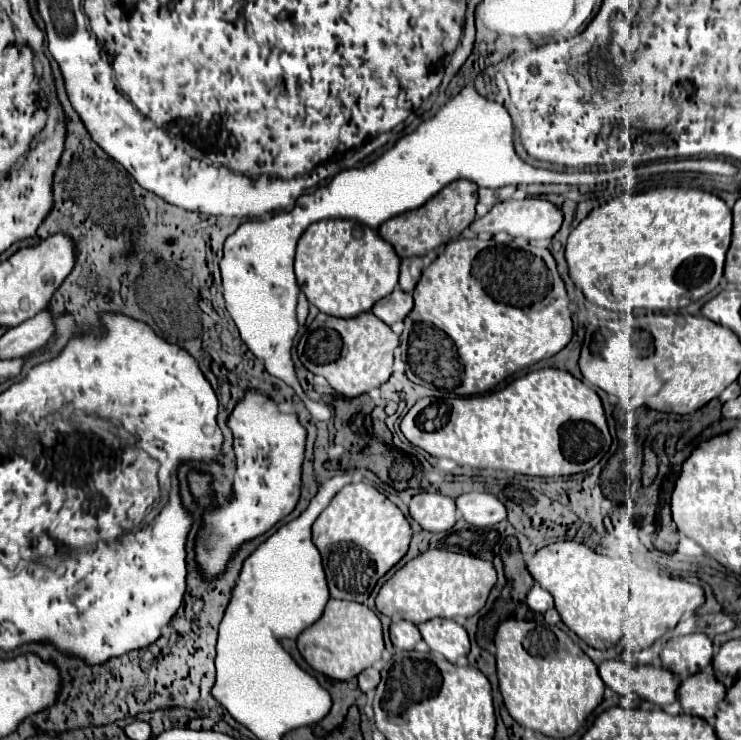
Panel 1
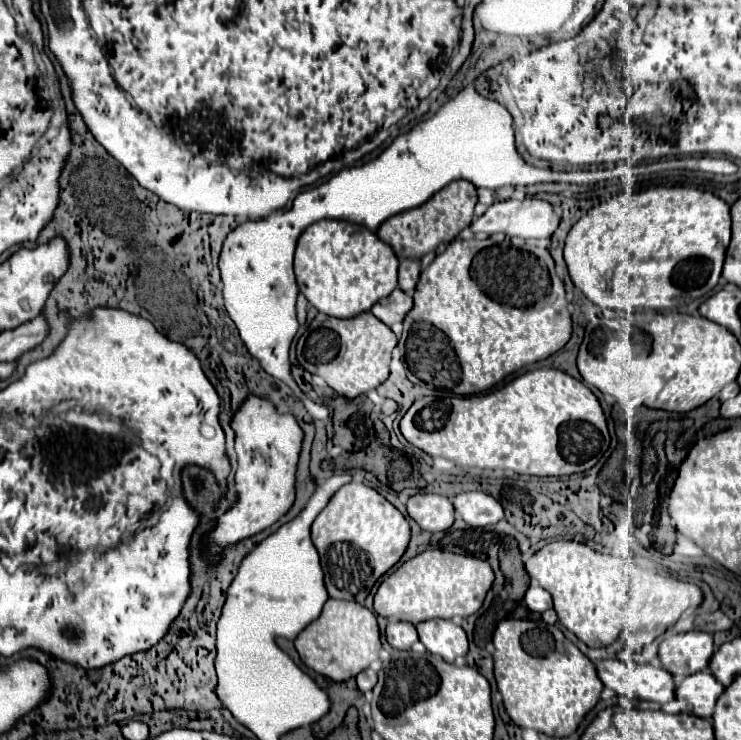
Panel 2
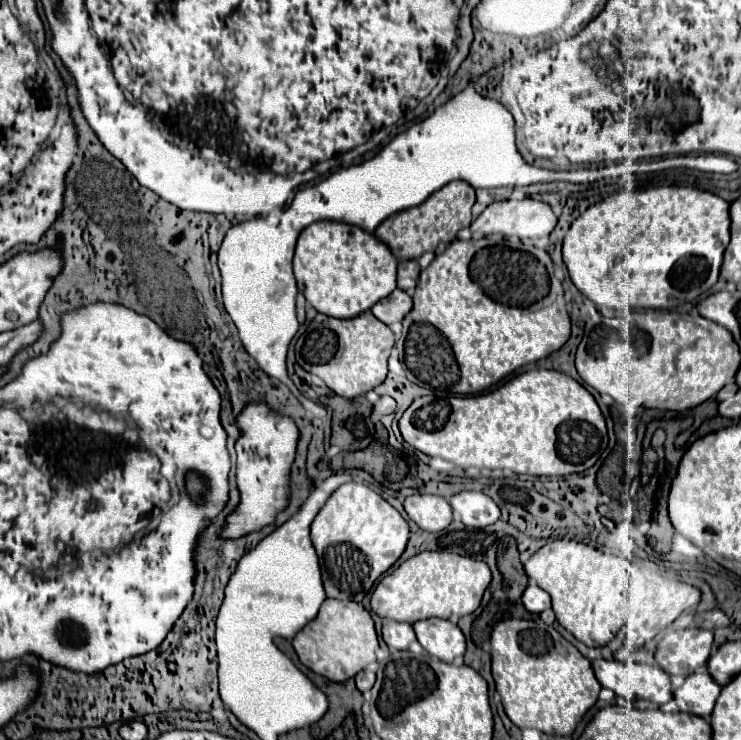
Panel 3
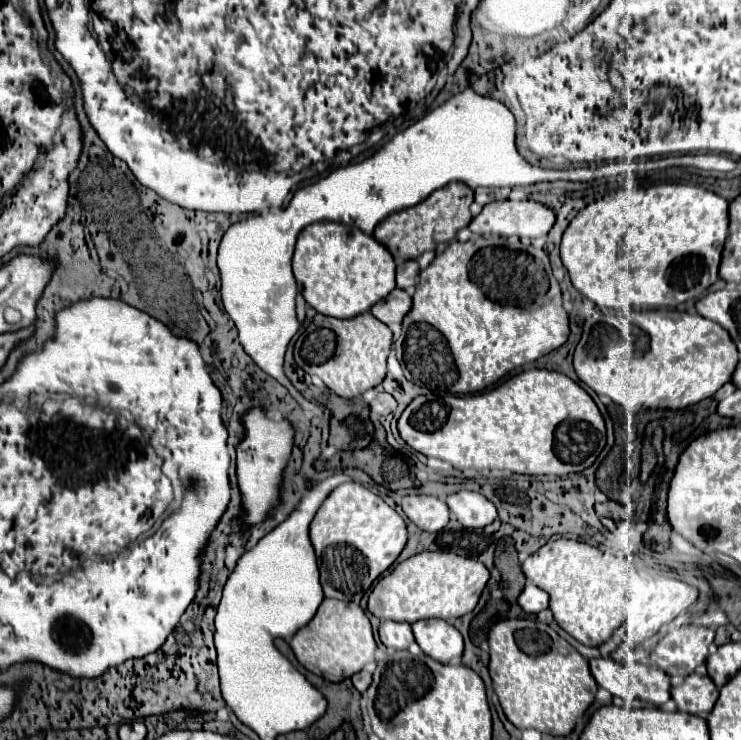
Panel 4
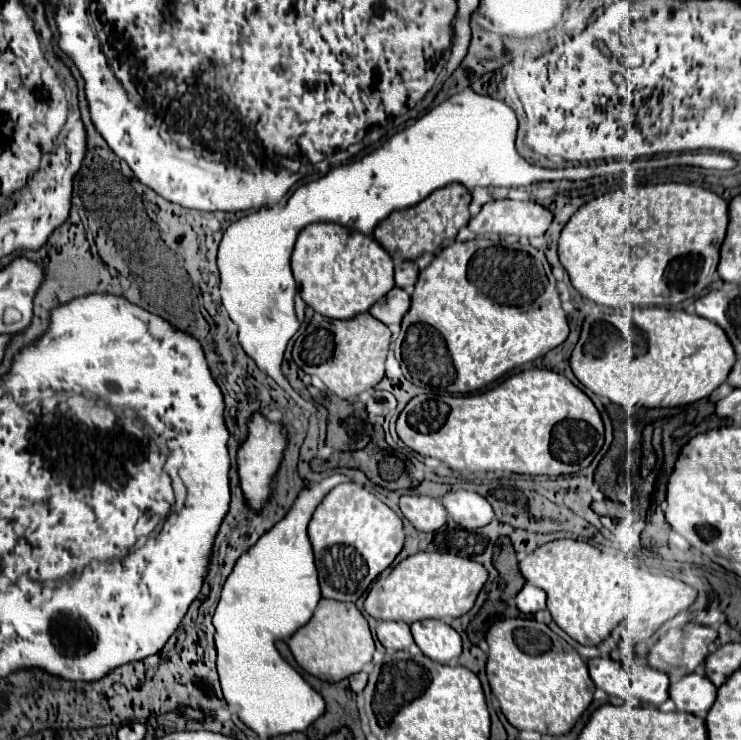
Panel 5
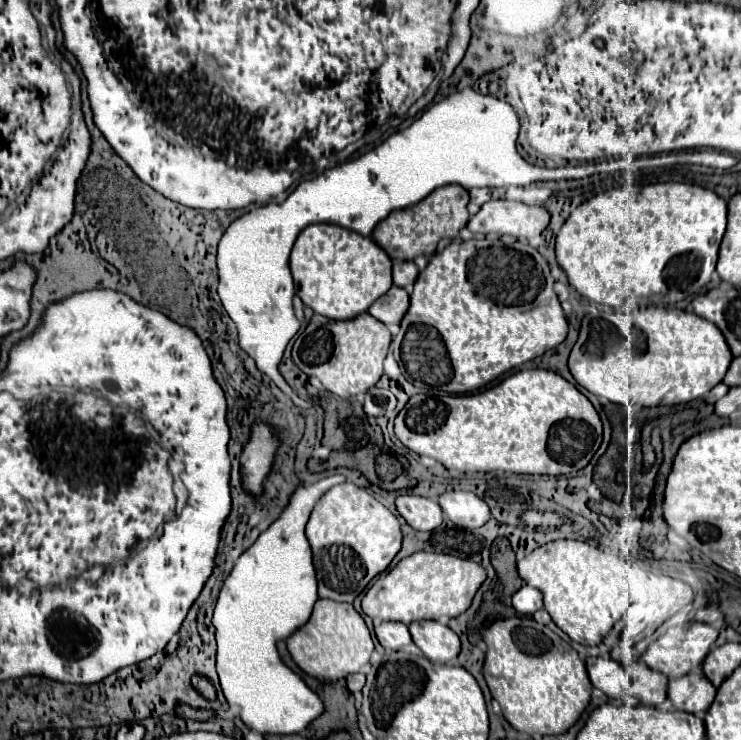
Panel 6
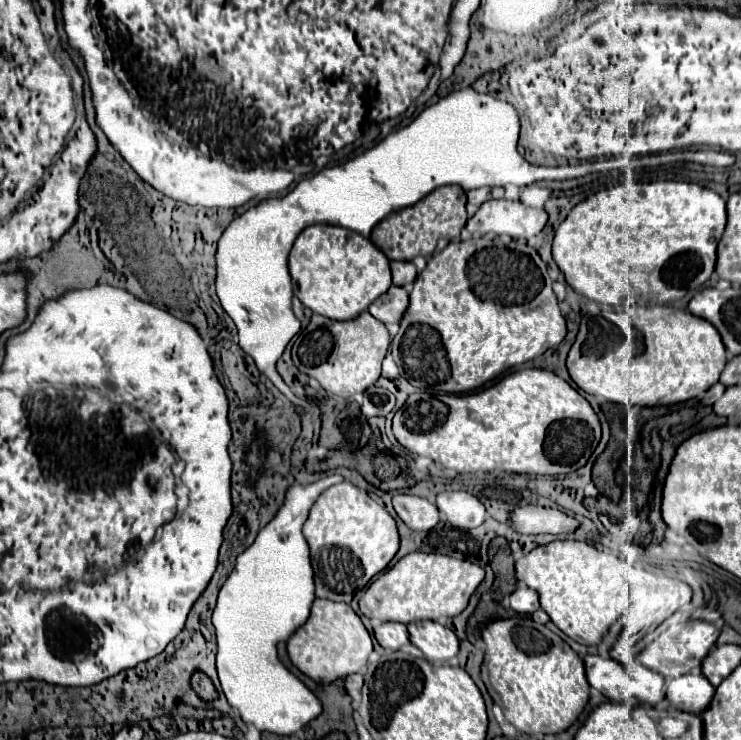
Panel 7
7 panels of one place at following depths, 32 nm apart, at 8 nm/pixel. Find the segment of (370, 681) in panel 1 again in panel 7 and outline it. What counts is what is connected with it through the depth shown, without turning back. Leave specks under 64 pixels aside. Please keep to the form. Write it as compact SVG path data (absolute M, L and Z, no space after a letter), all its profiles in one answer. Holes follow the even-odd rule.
M350 674L350 676L346 678L344 686L346 686L348 694L350 694L354 700L358 700L360 690L362 690L362 686L364 686L364 676L362 676L362 674Z

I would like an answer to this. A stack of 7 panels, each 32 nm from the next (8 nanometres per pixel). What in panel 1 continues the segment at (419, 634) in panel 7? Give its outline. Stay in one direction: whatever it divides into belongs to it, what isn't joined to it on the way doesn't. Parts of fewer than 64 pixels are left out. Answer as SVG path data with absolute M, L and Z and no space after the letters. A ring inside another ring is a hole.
M434 618L418 626L422 638L430 646L432 652L442 654L446 660L456 662L460 656L468 656L470 652L470 636L464 626L456 620Z

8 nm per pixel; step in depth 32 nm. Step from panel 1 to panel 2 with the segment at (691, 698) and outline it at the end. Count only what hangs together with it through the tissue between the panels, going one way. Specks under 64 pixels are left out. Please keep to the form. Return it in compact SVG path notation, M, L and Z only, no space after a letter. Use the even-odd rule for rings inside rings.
M696 672L676 688L676 700L681 712L673 714L692 714L700 718L712 718L714 706L722 696L724 686L708 672Z

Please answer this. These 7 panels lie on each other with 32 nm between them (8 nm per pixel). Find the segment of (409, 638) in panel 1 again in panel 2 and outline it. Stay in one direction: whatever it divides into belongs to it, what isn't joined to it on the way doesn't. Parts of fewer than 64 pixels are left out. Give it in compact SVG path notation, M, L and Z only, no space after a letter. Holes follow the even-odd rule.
M390 620L386 626L386 638L396 650L410 650L414 642L418 642L416 626L402 620Z

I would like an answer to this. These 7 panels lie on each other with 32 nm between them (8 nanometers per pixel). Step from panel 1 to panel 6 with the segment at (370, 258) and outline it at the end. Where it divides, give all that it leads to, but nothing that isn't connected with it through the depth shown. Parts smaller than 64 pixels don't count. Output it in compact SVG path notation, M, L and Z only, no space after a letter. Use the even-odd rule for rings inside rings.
M336 224L306 226L290 256L298 296L314 312L332 320L350 320L366 312L376 298L392 288L392 260L368 236Z

